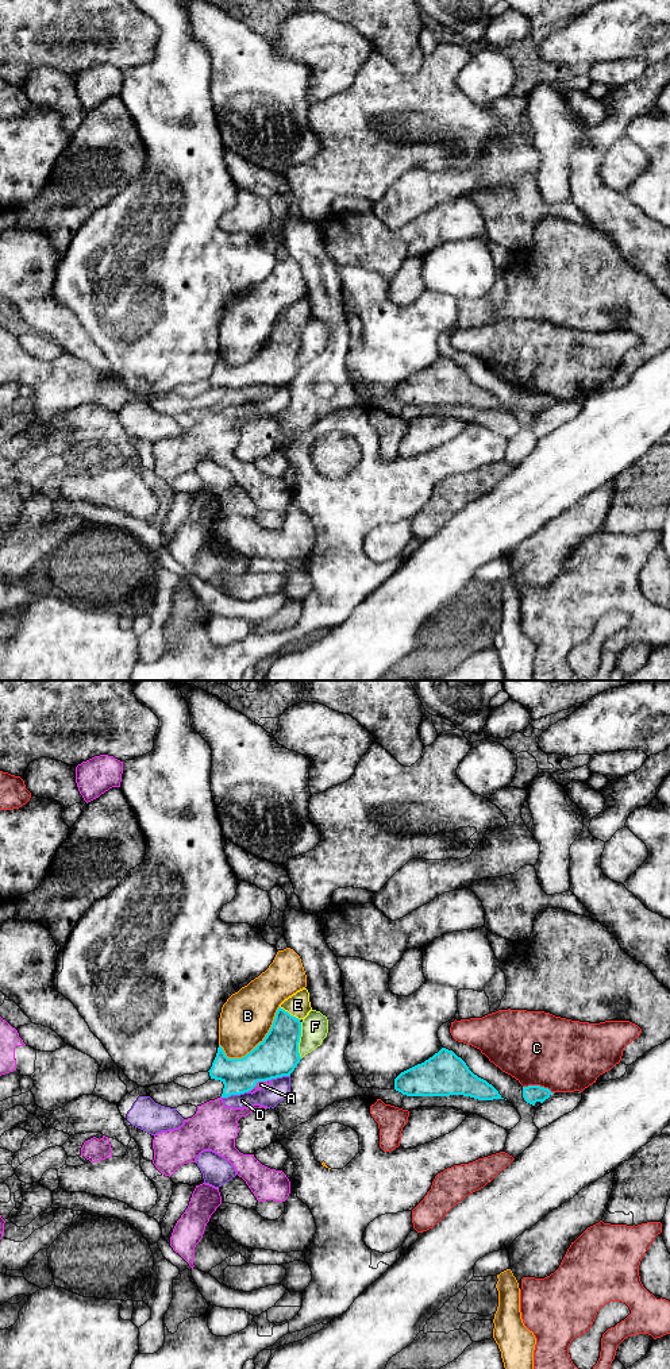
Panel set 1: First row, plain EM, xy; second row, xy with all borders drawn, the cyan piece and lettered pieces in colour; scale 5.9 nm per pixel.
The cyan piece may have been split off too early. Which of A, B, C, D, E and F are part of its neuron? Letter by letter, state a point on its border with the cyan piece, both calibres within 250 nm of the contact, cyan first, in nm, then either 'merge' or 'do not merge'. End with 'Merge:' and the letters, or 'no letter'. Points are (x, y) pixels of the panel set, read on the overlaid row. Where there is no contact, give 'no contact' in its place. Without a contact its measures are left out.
A: xy (258, 1080) | 240/50 nm | do not merge
B: xy (260, 1042) | 240/300 nm | do not merge
C: xy (538, 1086) | 110/440 nm | do not merge
D: xy (234, 1094) | 200/120 nm | do not merge
E: xy (288, 1013) | 240/140 nm | merge
F: xy (299, 1040) | 240/160 nm | do not merge
Merge: E

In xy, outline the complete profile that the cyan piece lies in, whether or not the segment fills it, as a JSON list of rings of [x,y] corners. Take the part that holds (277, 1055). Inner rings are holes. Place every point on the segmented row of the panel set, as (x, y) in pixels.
[[[303,988],[280,1004],[269,1033],[244,1057],[228,1058],[219,1045],[208,1072],[211,1079],[224,1084],[222,1098],[249,1092],[258,1081],[290,1076],[301,1060],[299,1053],[300,1021],[311,1010],[309,992]]]

